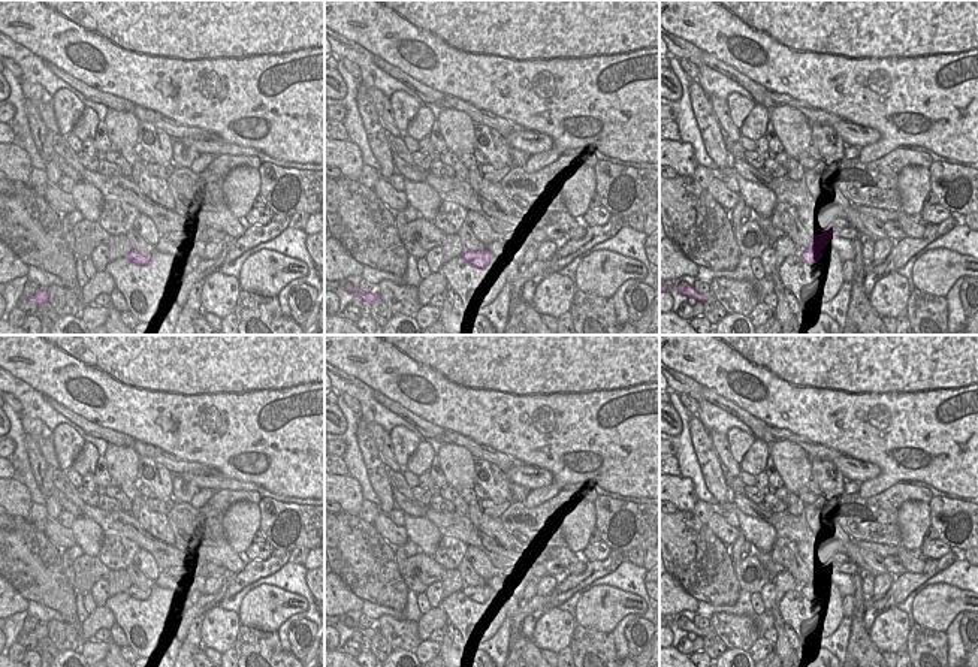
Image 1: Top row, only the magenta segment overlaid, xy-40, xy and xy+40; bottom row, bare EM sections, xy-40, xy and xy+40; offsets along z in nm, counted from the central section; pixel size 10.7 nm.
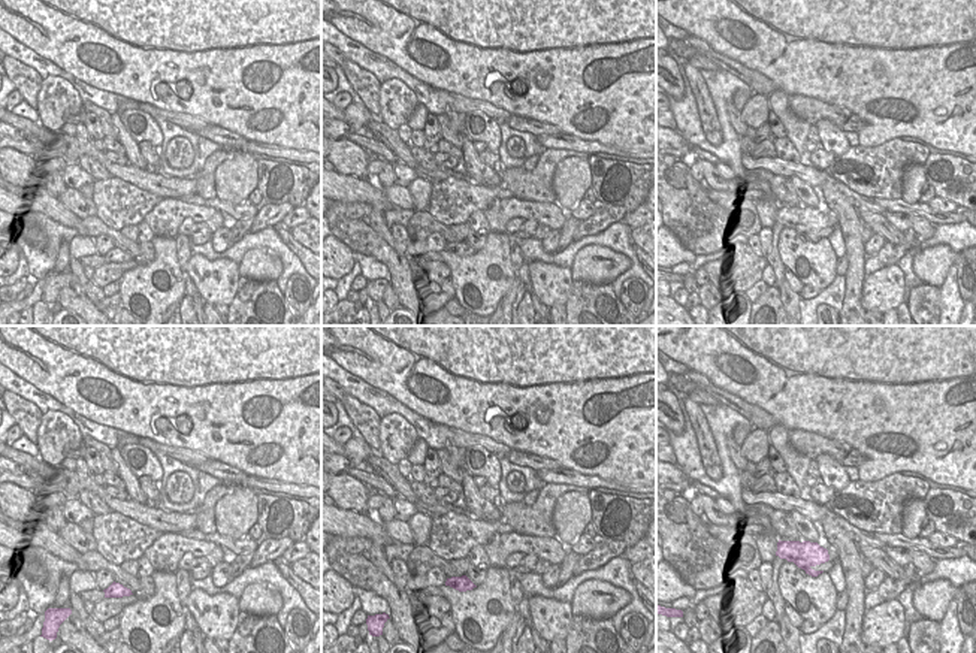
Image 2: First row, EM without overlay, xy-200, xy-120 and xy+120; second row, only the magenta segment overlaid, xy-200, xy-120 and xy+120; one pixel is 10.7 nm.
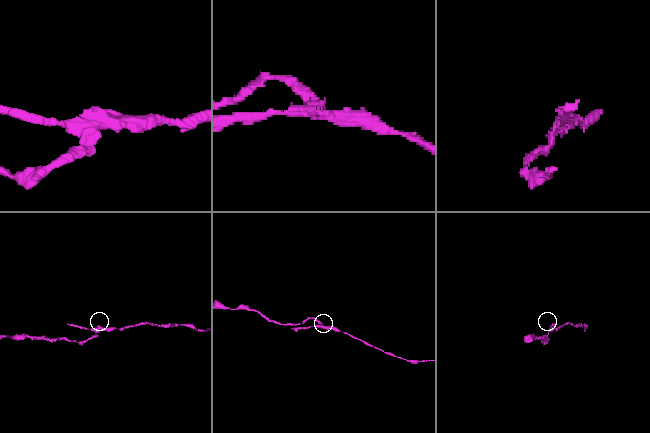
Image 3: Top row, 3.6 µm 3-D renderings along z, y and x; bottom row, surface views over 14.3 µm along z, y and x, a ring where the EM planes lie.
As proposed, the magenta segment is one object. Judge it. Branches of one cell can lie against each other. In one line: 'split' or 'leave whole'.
split

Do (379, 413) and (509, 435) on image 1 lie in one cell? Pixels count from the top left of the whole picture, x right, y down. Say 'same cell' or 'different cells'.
different cells

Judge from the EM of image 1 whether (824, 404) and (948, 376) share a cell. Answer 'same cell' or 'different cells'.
same cell

